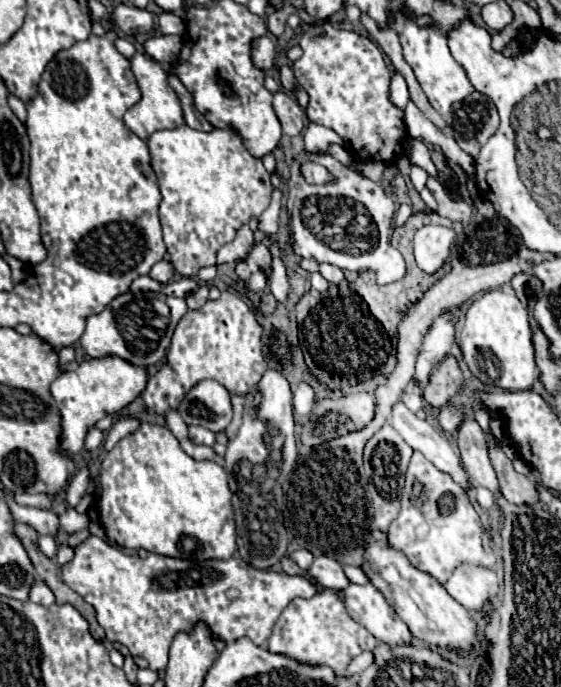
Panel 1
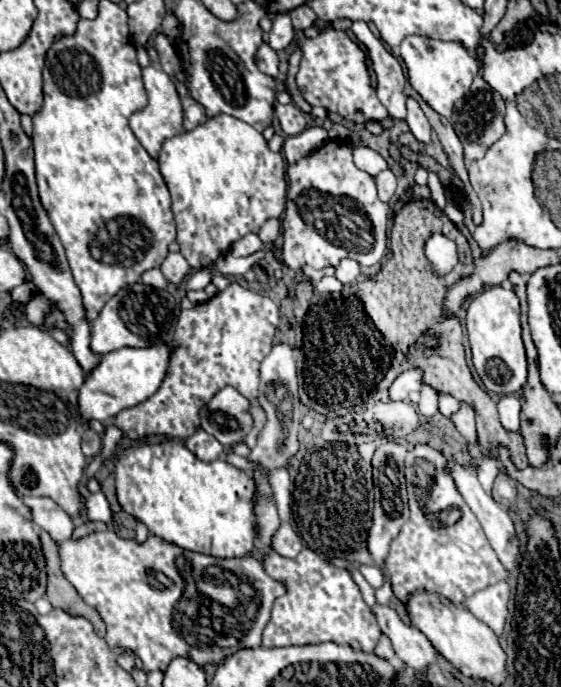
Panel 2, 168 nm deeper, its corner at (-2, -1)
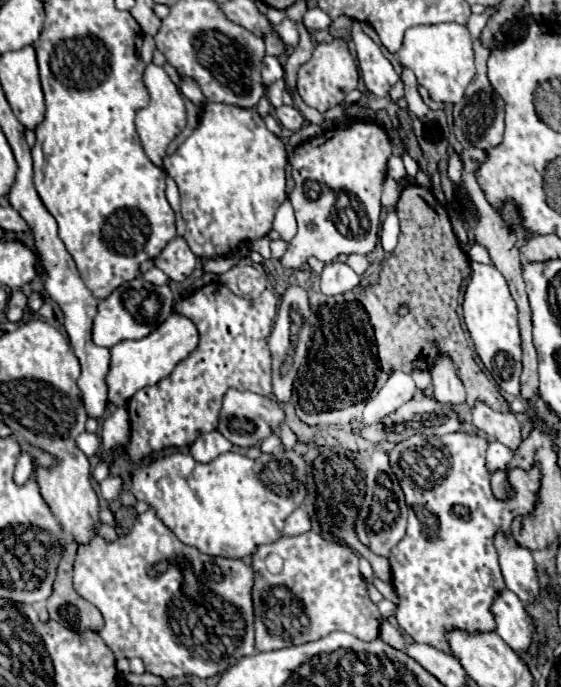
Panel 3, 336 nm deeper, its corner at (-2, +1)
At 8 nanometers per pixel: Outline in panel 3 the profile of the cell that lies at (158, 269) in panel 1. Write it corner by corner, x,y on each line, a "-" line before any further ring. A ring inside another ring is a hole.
174,236
168,246
160,252
160,256
156,256
154,264
174,282
182,282
186,280
194,266
196,266
196,256
194,252
188,248
186,240
182,236

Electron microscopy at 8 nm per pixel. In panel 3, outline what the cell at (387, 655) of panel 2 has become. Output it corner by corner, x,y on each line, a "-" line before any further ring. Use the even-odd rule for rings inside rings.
382,620
382,626
380,626
380,638
390,644
392,648
396,650
406,650
406,638
400,634
398,628
394,628
388,620

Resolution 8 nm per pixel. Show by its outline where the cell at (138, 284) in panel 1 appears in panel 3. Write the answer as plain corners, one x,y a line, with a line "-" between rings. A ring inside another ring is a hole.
156,266
150,268
142,278
148,280
148,282
152,282
152,284
156,284
156,286
160,286
160,284
168,284
168,280
170,280
170,278
168,278
160,268
156,268

